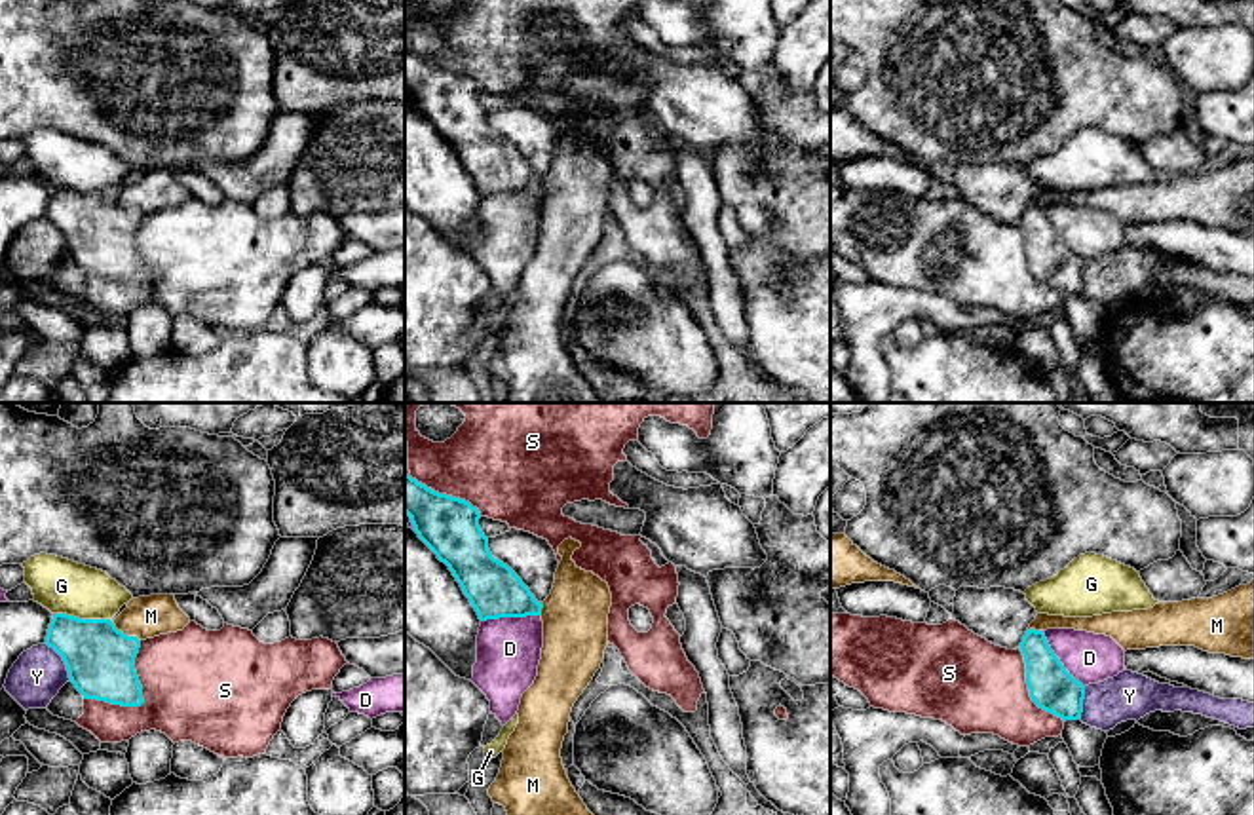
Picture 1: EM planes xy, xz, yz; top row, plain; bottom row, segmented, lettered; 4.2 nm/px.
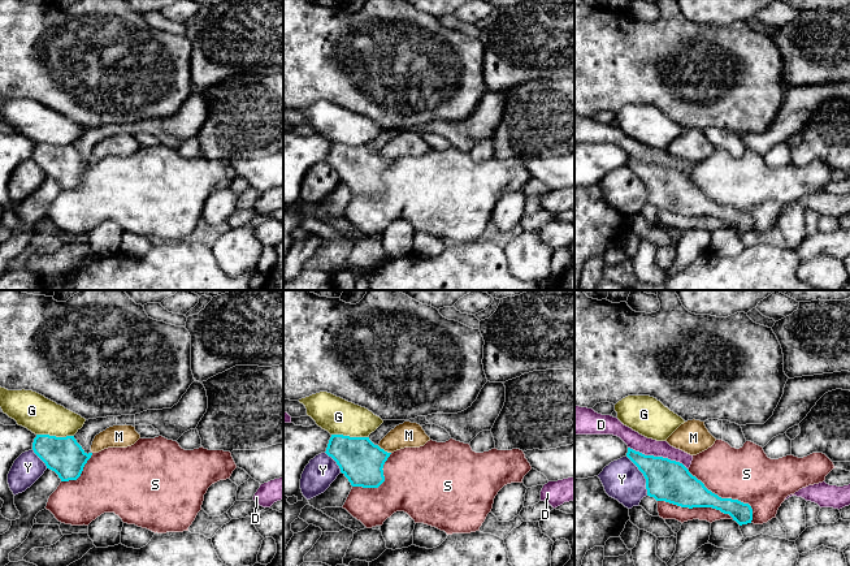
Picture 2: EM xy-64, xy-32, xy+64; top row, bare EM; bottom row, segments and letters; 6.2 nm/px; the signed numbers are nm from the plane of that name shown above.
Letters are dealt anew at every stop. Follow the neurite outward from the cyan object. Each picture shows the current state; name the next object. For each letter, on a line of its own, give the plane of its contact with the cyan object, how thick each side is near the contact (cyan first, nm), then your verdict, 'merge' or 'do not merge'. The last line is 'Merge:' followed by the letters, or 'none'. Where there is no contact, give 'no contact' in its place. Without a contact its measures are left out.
D: contact in xz; calibres 220 and 280 nm; do not merge
G: contact in xy; calibres 280 and 240 nm; do not merge
M: contact in xy; calibres 280 and 180 nm; merge
S: contact in xy; calibres 280 and 480 nm; do not merge
Y: contact in xy; calibres 280 and 220 nm; do not merge
Merge: M

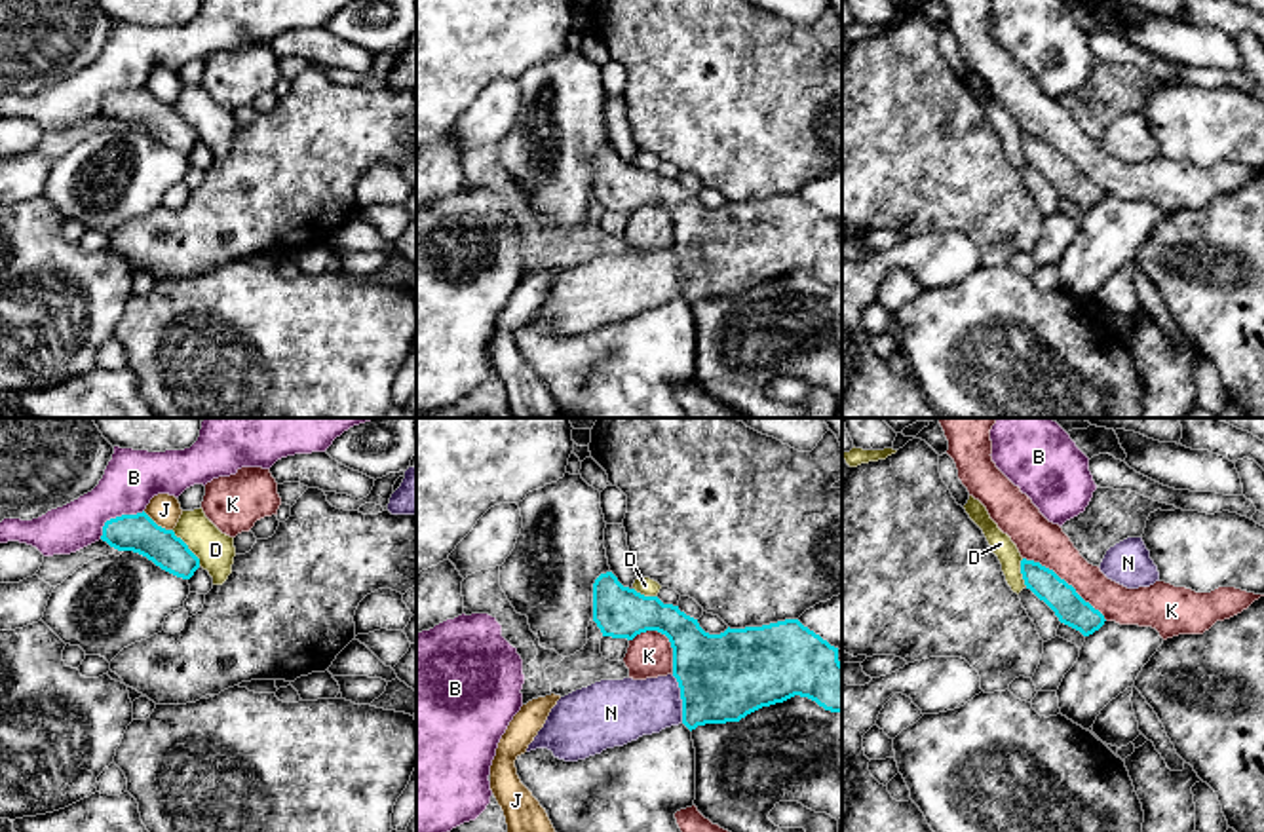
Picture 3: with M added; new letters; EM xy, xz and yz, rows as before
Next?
B: contact in xy; calibres 160 and 240 nm; do not merge
D: contact in xy; calibres 160 and 160 nm; do not merge
J: contact in xy; calibres 160 and 140 nm; do not merge
K: contact in yz; calibres 140 and 180 nm; do not merge
N: contact in xz; calibres 380 and 260 nm; do not merge
Merge: none

